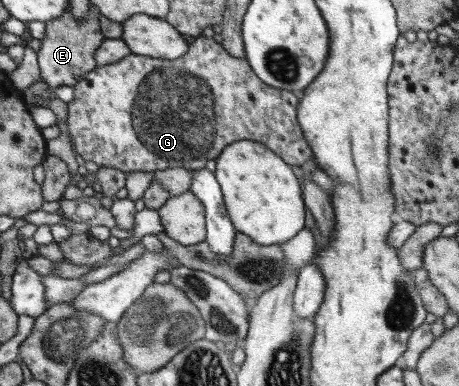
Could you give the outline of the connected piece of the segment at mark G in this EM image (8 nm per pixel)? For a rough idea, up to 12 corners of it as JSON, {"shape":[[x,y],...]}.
{"shape":[[199,35],[74,85],[85,162],[201,170],[240,140],[313,158],[299,94]]}

